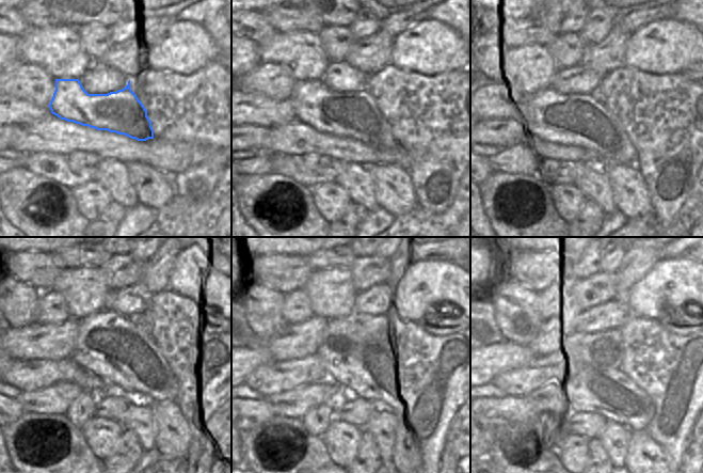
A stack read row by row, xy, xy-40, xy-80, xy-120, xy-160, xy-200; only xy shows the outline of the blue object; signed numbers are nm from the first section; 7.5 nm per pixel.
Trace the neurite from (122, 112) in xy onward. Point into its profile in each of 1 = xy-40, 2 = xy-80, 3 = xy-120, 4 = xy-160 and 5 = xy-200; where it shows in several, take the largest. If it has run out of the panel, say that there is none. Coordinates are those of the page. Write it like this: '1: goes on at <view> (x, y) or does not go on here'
1: goes on at xy-40 (356, 115)
2: goes on at xy-80 (584, 117)
3: goes on at xy-120 (108, 347)
4: goes on at xy-160 (357, 359)
5: goes on at xy-200 (624, 401)

